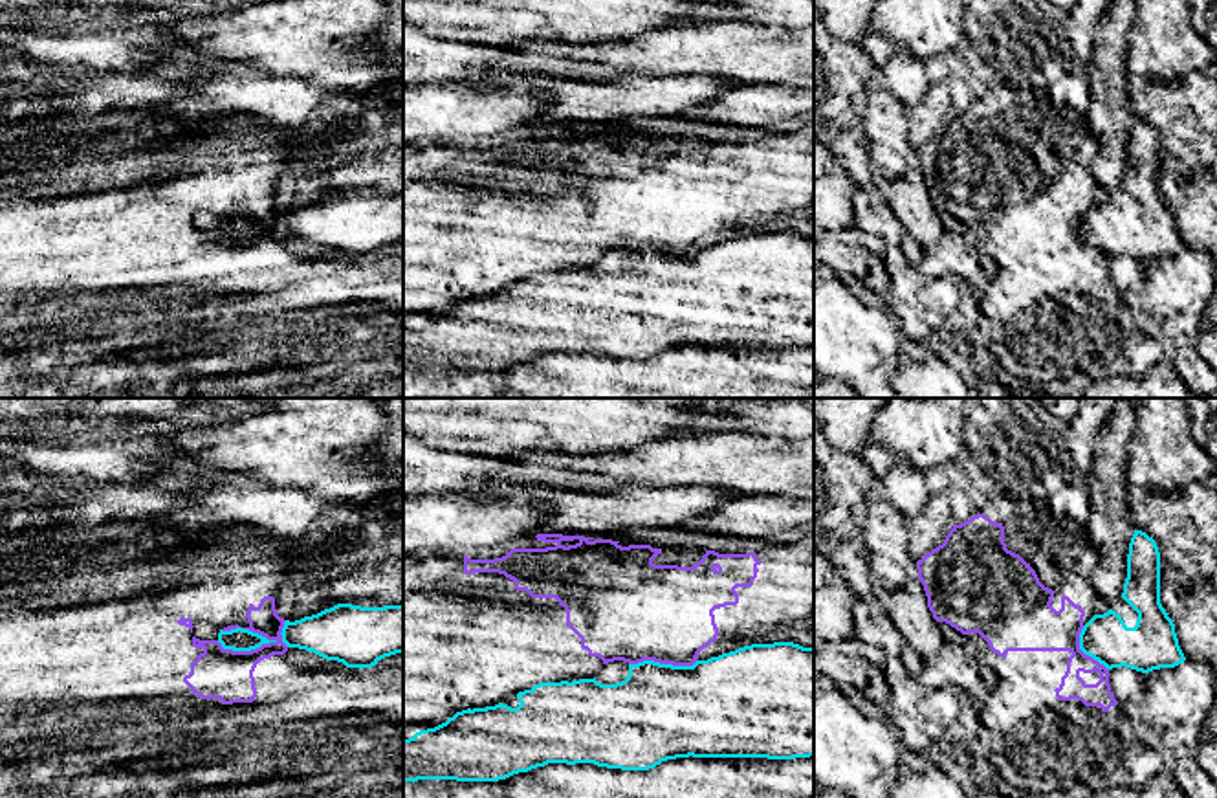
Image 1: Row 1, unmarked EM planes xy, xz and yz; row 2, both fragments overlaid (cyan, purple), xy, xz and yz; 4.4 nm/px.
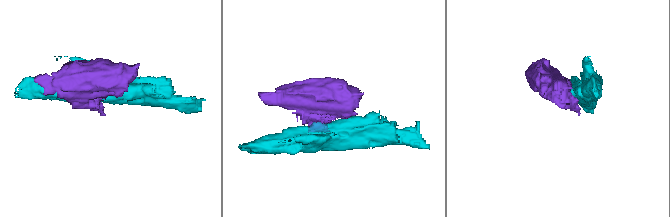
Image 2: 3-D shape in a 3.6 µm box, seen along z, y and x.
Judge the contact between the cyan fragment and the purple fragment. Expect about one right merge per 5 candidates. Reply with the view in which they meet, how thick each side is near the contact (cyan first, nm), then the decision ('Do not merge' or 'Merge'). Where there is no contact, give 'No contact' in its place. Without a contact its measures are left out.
Touches cyan in xy. Thickness 100 nm (cyan) against 220 nm. Do not merge

